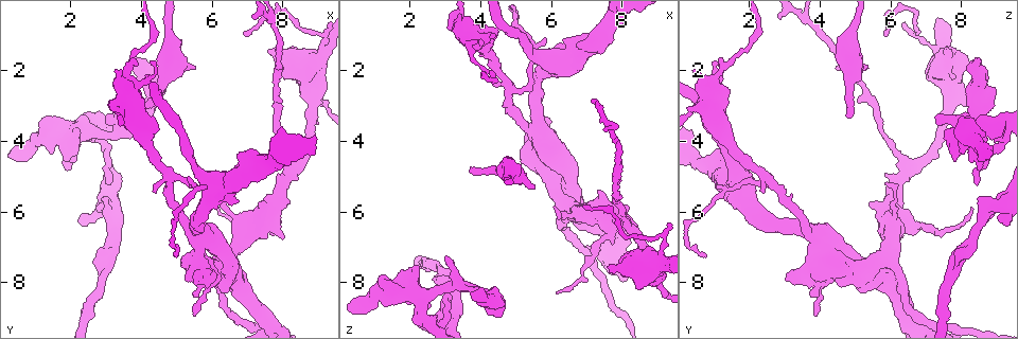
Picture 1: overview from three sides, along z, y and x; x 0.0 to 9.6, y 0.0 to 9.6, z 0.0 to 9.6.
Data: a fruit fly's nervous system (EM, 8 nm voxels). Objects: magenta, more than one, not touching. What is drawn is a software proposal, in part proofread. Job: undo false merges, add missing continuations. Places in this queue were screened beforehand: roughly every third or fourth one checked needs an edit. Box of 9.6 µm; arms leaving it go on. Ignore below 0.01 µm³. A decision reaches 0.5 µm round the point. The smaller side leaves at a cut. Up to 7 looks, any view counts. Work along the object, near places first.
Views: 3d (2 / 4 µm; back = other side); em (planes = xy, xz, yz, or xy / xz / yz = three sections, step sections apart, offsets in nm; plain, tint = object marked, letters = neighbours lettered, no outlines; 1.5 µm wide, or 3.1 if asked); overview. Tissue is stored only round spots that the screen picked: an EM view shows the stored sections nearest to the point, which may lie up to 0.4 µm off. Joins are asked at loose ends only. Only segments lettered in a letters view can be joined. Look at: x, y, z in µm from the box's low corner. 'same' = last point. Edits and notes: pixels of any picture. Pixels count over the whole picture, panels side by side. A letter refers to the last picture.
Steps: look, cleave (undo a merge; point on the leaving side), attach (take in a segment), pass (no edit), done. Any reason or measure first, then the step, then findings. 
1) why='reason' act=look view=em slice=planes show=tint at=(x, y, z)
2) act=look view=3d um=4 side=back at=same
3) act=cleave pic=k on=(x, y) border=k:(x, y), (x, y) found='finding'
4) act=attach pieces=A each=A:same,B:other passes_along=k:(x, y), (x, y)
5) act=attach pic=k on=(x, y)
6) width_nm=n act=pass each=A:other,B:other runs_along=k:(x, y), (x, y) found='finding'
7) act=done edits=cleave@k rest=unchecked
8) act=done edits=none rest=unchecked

why='branch stops here' act=look view=em slice=xy step=4 show=letters at=(6.35, 8.25, 5.05)

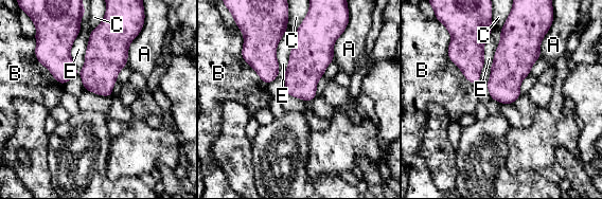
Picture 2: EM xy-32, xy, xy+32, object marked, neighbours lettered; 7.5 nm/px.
why='another direction' act=look view=em slice=planes show=letters at=same

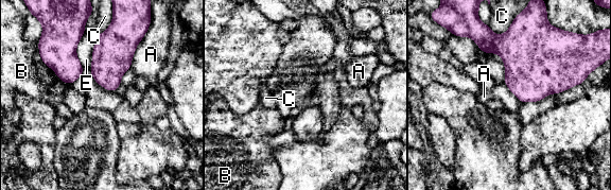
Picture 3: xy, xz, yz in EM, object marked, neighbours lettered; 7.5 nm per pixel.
act=pass each=A:other,B:other,C:other,E:other found='no lettered segment goes on from it'

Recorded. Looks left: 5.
why='branch stops here' act=look view=em slice=xz step=8 show=tint at=(3.80, 3.35, 4.65)

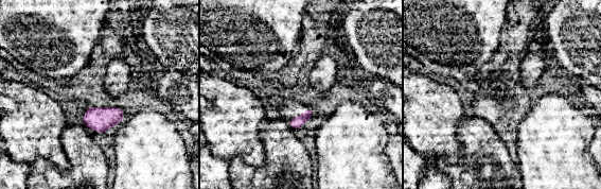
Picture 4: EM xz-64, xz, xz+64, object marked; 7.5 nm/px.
act=look view=em slice=planes show=letters at=same

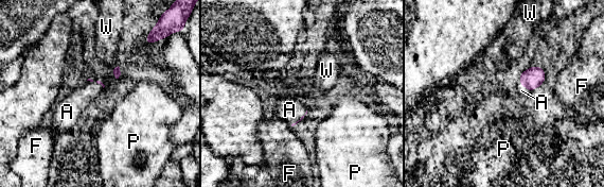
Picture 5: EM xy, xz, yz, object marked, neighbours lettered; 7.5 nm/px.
longest_contact=A:120nm act=attach pieces=A each=A:same,F:other,P:other,W:other passes_along=5:(532, 78), (525, 86), (521, 90) found='the neuron continues'

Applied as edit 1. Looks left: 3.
why='thick turns thin' act=look view=em slice=planes show=tint at=(6.45, 5.90, 6.05)

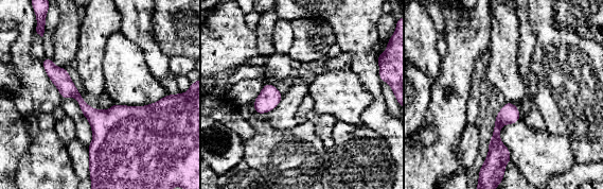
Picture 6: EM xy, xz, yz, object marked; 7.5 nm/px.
why='what lies round it' act=look view=em slice=planes show=letters at=same

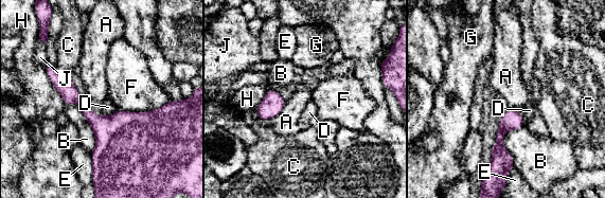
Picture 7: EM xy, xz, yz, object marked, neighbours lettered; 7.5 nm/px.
width_nm=140 longest_contact=B:420nm act=pass each=A:other,B:other,C:other,D:other,E:other,F:other,G:other,H:other,J:other found='continuous, no second neuron'

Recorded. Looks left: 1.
act=done edits=attach@5 rest=unchecked

